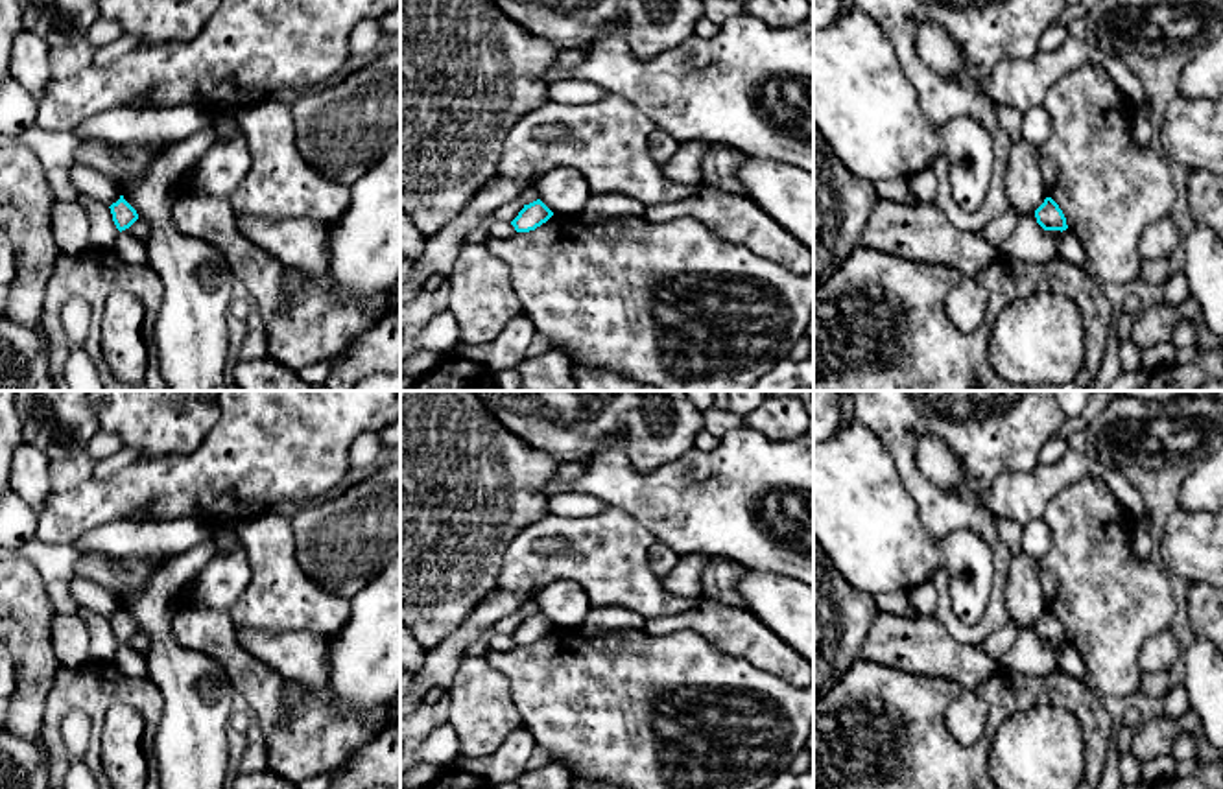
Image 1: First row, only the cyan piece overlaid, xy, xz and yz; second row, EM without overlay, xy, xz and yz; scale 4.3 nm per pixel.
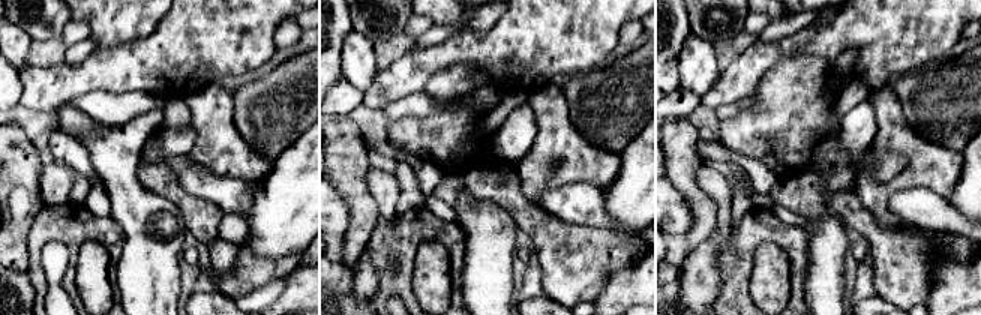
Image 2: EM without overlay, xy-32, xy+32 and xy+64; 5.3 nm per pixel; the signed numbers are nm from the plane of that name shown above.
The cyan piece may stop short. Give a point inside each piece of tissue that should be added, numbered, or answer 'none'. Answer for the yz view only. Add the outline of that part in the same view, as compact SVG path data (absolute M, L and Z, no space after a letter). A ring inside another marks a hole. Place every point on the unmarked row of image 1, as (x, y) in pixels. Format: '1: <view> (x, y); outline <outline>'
none

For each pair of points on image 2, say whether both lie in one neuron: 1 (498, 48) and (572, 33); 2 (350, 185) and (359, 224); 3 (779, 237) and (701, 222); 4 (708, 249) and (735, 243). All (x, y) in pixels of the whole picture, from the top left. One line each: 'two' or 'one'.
1: one
2: one
3: two
4: two

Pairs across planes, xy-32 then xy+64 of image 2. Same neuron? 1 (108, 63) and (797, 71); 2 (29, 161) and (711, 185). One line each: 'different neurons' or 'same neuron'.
1: different neurons
2: different neurons

